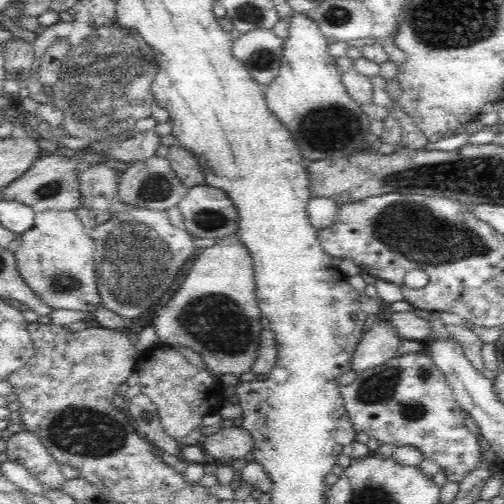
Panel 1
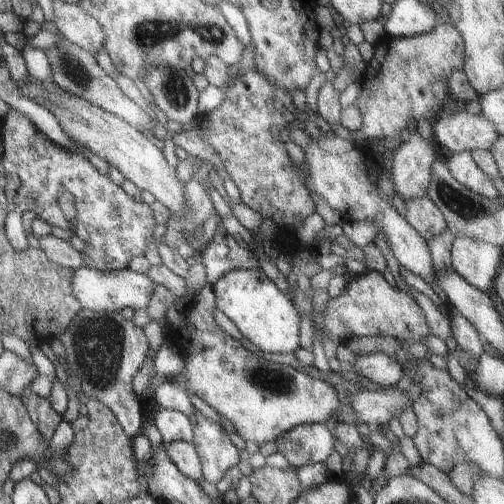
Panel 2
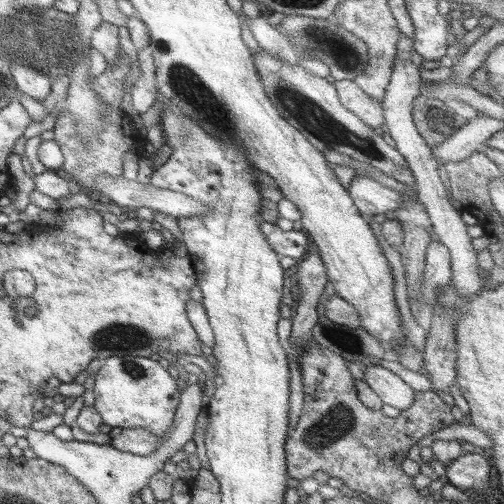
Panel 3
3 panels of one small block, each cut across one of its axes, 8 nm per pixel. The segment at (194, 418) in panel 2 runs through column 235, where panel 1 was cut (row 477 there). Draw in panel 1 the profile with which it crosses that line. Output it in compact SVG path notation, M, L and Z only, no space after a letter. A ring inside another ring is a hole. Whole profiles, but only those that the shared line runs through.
M400 354L378 368L362 372L354 384L344 386L342 398L356 430L366 430L370 438L376 438L382 444L418 448L426 460L434 460L440 464L440 470L448 470L448 480L462 482L470 470L478 468L480 442L466 428L466 414L430 354Z

